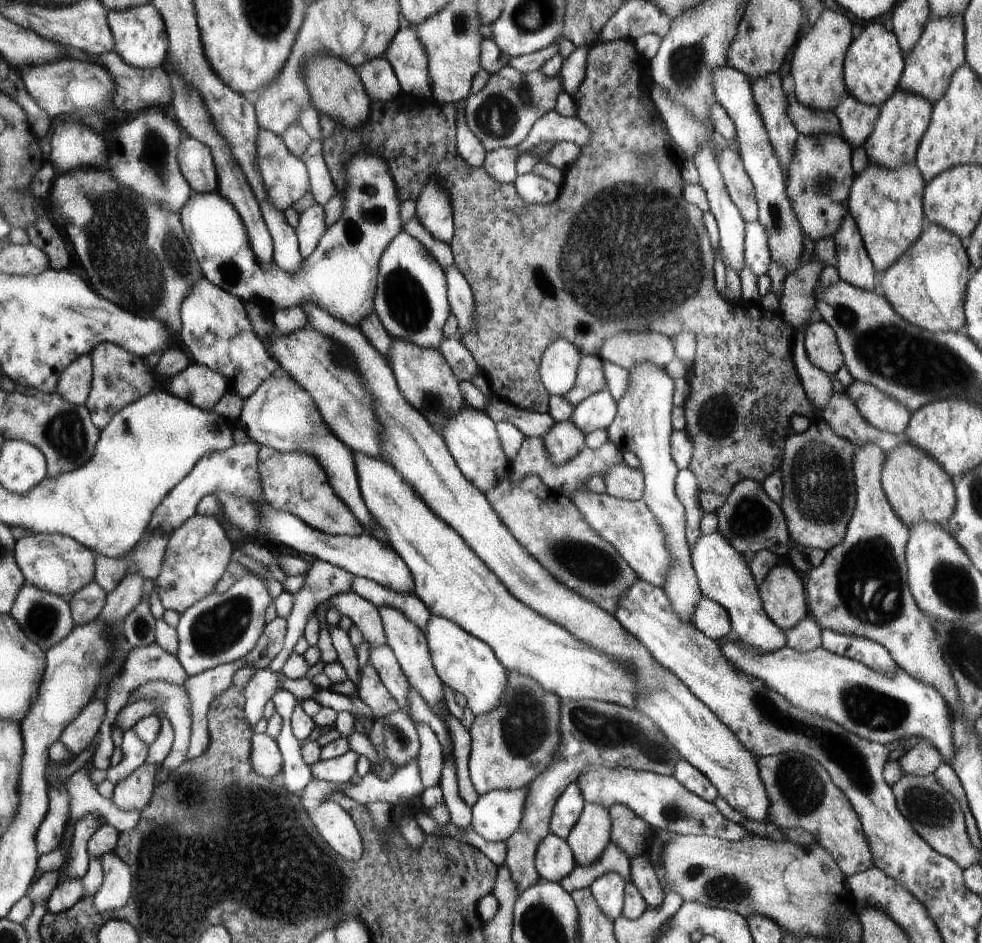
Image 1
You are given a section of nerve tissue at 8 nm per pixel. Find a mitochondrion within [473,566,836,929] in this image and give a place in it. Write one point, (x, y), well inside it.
(592, 724)

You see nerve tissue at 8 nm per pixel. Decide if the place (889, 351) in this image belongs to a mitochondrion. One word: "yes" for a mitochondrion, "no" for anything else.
yes

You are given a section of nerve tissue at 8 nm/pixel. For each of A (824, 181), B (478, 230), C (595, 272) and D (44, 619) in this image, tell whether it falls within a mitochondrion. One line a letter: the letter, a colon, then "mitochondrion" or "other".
A: mitochondrion
B: mitochondrion
C: mitochondrion
D: mitochondrion

